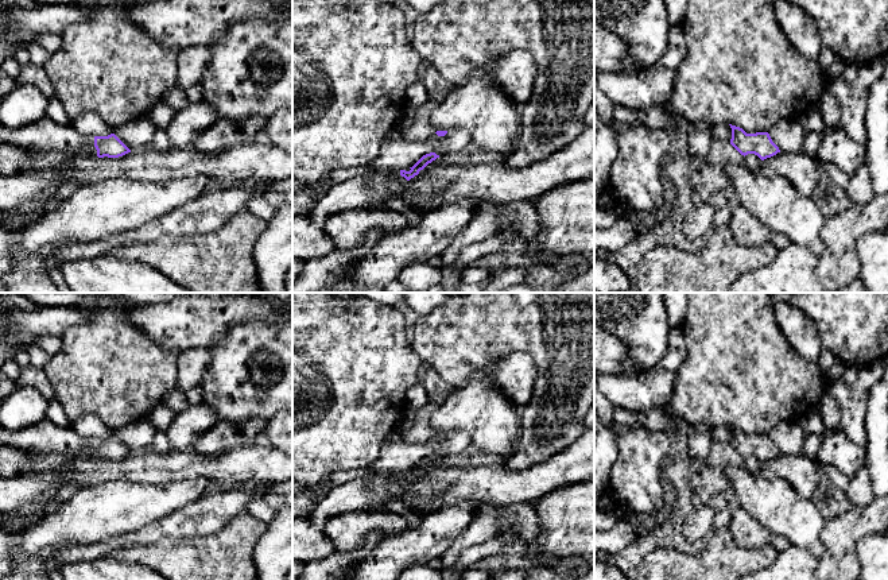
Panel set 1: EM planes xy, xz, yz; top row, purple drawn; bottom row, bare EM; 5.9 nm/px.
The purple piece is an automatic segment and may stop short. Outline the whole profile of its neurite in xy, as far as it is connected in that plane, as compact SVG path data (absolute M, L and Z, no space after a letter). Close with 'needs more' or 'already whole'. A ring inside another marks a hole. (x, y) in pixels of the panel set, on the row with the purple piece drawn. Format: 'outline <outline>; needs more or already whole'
outline M115 135L108 136L84 136L84 147L78 152L63 152L67 158L80 155L93 155L98 158L119 158L131 152L131 150Z; needs more

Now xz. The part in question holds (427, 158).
outline M430 152L410 167L410 171L400 170L399 174L380 174L376 170L369 170L367 174L334 185L317 201L310 216L318 227L323 228L325 220L333 213L379 205L391 197L396 197L411 178L437 158L439 155Z; needs more

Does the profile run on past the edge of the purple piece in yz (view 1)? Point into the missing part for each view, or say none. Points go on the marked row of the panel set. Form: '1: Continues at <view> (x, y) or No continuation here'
1: No continuation here

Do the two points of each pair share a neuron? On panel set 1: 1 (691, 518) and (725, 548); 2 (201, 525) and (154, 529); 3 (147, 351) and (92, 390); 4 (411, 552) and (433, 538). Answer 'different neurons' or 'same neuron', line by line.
1: different neurons
2: same neuron
3: same neuron
4: same neuron

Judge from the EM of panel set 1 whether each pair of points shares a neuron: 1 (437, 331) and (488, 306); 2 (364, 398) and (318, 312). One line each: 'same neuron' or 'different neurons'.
1: same neuron
2: same neuron

